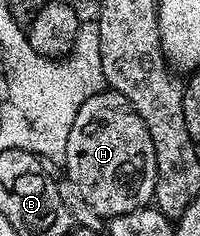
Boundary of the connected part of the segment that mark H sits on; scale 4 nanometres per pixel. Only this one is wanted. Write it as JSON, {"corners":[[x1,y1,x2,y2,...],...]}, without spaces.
{"corners":[[98,91,80,105,68,136,65,167,65,178,80,189,81,196,103,217,132,213,154,198,158,180,156,145,152,145,152,133,148,133,148,125,144,125,132,101,119,91]]}

